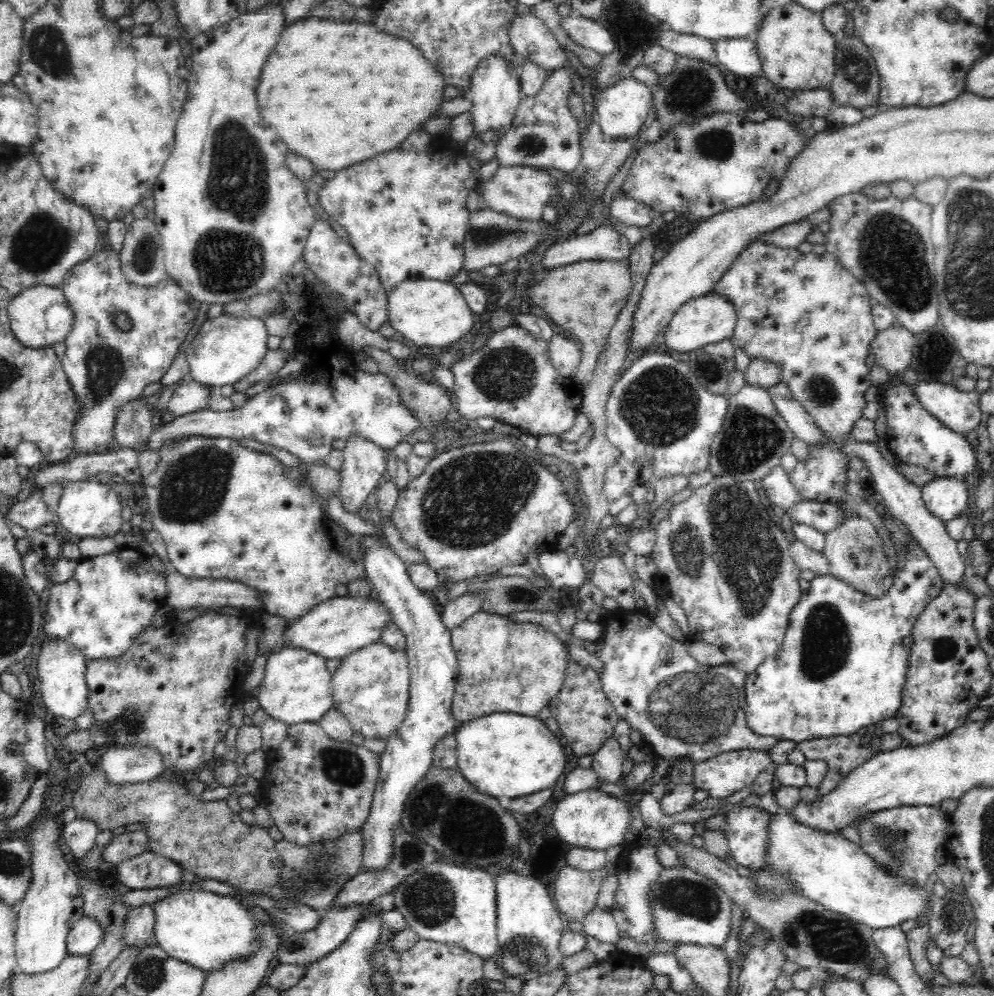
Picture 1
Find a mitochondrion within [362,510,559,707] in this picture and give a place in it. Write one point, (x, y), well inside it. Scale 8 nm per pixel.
(520, 594)

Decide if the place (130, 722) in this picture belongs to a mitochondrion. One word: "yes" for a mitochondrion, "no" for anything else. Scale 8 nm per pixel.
yes

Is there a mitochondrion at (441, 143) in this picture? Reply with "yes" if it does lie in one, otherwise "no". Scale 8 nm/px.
no

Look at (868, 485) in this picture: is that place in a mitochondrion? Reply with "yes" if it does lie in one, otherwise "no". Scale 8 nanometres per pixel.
no

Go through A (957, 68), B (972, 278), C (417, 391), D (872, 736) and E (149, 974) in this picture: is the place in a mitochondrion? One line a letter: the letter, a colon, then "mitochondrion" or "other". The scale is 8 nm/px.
A: other
B: mitochondrion
C: other
D: other
E: mitochondrion

